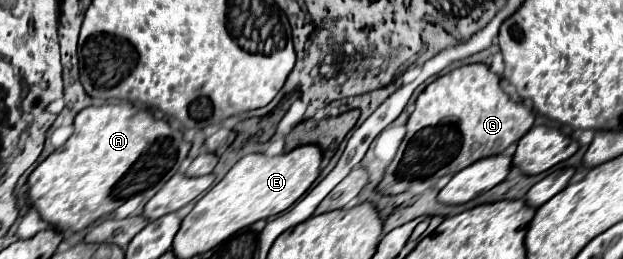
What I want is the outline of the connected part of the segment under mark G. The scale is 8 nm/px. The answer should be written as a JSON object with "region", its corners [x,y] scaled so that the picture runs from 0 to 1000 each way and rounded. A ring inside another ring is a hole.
{"region":[[[750,247],[692,317],[666,394],[666,425],[653,471],[653,517],[640,564],[634,625],[628,633],[628,649],[618,656],[608,734],[618,749],[640,749],[653,734],[660,703],[669,687],[685,687],[698,664],[705,664],[705,687],[714,672],[730,672],[759,633],[762,618],[804,595],[817,556],[843,525],[849,494],[859,479],[859,440],[852,417],[843,417],[843,402],[823,394],[820,371],[804,347],[801,309],[804,301],[795,278],[788,278],[782,247]]]}

